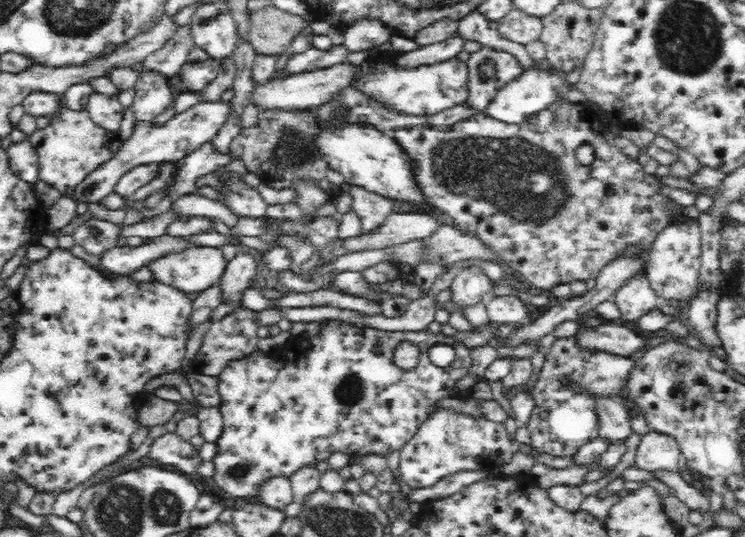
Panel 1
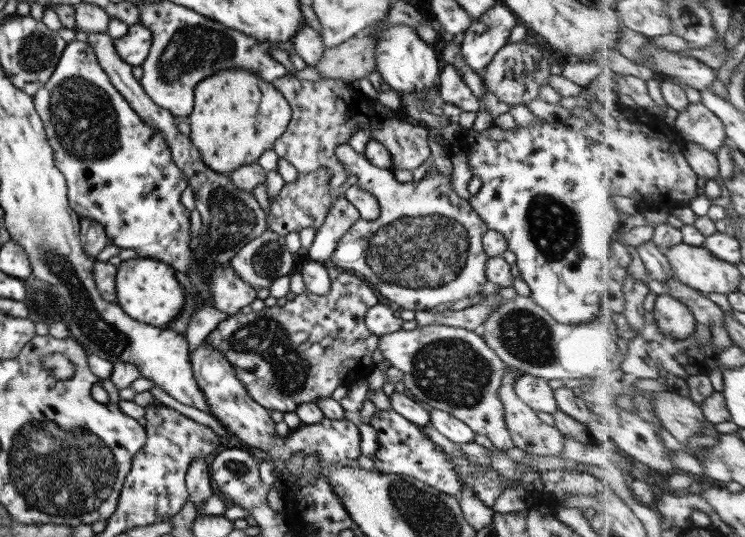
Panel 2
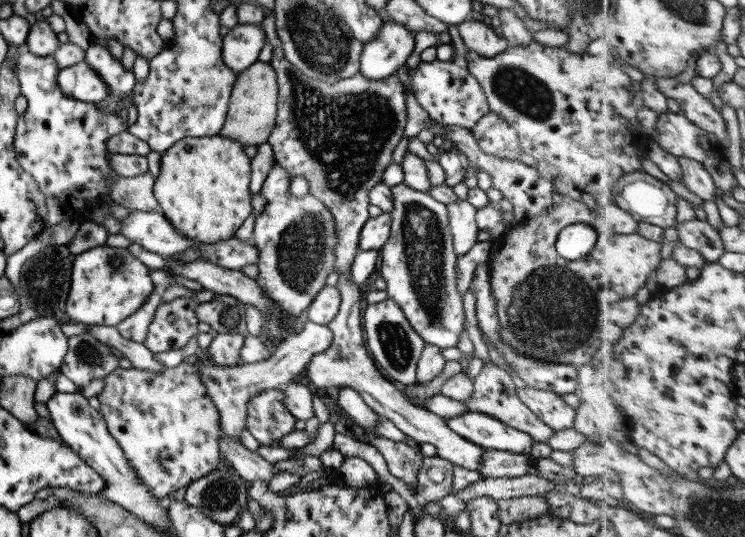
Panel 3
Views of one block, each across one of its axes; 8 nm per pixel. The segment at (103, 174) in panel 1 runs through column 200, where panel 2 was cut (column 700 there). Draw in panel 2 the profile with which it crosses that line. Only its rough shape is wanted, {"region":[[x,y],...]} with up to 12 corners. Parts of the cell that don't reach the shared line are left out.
{"region":[[703,102],[681,112],[688,142],[715,153],[729,137],[725,122]]}

